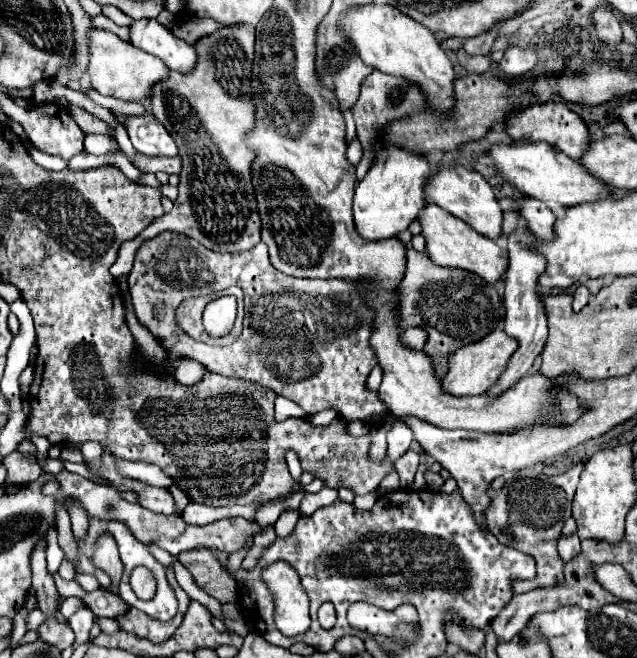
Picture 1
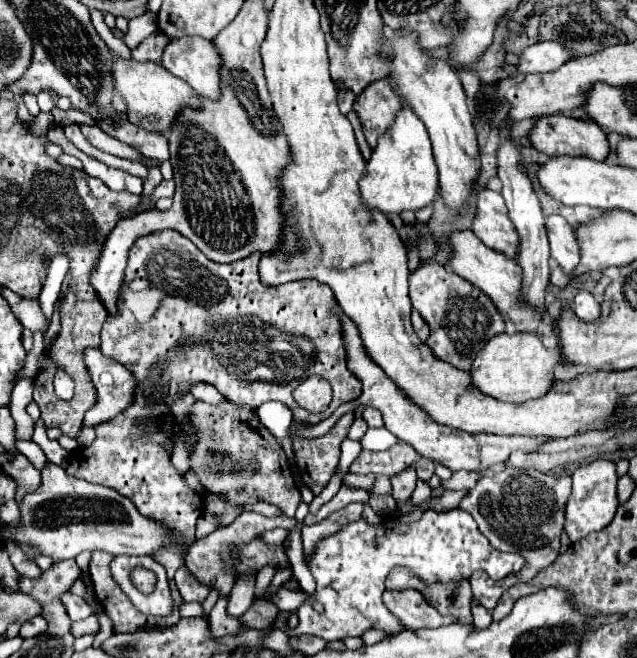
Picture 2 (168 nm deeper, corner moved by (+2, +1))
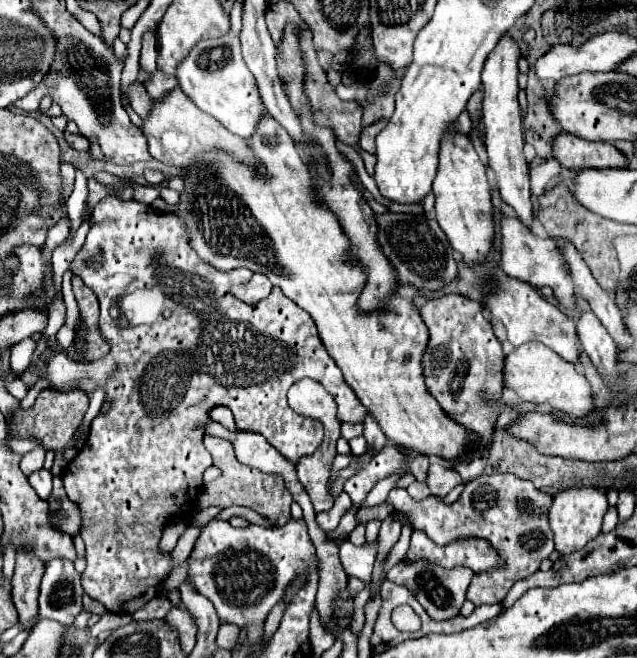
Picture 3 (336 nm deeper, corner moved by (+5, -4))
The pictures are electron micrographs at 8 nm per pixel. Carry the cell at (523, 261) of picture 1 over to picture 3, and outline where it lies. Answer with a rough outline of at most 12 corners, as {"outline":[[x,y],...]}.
{"outline":[[503,35],[483,69],[489,167],[531,229],[535,205],[517,103],[519,45]]}

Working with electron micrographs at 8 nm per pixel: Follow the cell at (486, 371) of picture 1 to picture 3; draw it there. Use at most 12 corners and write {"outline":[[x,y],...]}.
{"outline":[[539,341],[505,357],[503,383],[523,401],[585,417],[583,373]]}

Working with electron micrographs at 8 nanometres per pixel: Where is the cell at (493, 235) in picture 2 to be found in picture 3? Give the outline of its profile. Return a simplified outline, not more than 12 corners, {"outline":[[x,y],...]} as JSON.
{"outline":[[501,215],[501,269],[549,285],[567,309],[573,283],[555,241]]}

